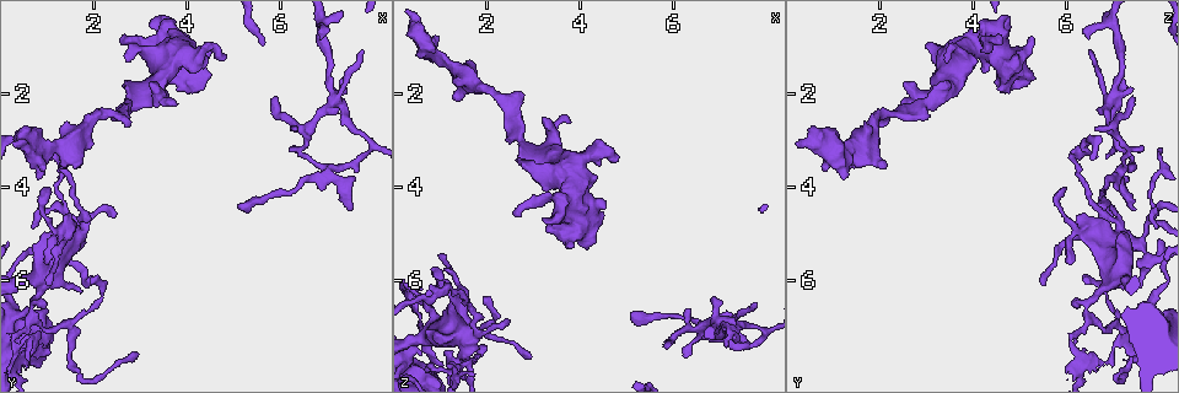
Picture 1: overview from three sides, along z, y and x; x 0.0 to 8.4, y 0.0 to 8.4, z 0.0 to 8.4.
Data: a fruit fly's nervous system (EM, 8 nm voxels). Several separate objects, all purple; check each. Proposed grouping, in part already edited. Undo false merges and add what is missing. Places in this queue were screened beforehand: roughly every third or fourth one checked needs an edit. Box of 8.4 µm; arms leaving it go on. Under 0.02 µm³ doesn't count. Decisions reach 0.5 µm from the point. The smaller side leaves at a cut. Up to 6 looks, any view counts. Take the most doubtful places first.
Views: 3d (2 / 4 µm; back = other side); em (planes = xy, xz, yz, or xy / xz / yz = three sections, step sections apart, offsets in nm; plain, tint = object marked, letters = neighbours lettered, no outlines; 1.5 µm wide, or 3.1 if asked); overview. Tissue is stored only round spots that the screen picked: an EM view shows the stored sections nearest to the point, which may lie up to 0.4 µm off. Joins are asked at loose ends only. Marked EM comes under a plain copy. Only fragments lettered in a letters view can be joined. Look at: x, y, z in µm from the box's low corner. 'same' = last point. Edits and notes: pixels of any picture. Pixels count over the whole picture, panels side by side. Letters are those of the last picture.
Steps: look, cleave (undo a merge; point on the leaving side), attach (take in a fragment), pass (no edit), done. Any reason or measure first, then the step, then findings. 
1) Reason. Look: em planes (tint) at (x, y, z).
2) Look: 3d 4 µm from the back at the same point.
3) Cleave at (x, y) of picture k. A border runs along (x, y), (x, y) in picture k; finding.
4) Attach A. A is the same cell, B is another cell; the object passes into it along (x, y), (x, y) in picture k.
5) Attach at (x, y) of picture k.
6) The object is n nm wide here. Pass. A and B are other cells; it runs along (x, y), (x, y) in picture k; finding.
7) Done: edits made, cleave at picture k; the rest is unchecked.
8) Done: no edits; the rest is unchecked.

Abrupt turn. Look: em planes (tint) at (1.65, 4.75, 7.80).

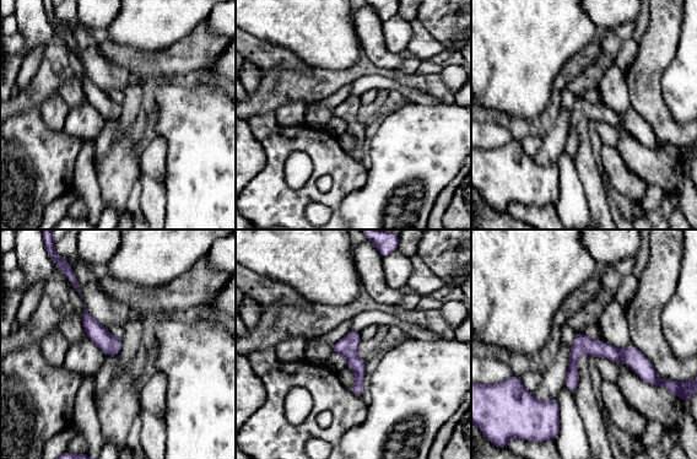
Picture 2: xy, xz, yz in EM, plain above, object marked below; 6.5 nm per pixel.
Look: em planes (letters) at the same point.

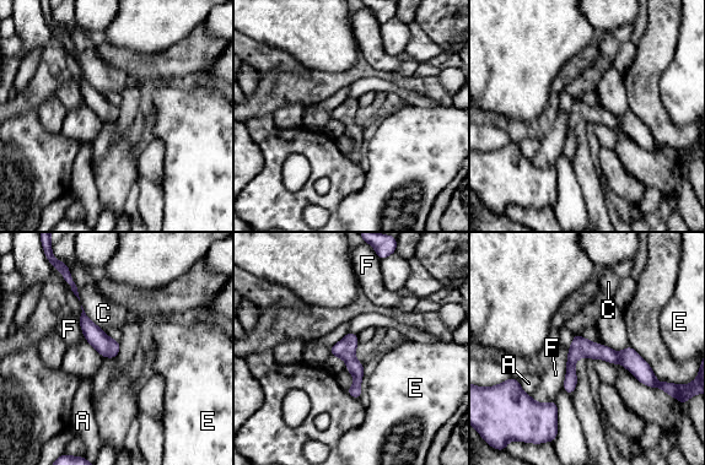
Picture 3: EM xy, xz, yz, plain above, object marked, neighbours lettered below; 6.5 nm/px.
Pass. A, C, E and F are other cells; a border runs along (569, 349), (563, 387) in picture 3; one cell here.

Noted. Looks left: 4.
An open end. Look: em planes (letters) at (2.65, 2.70, 2.10).

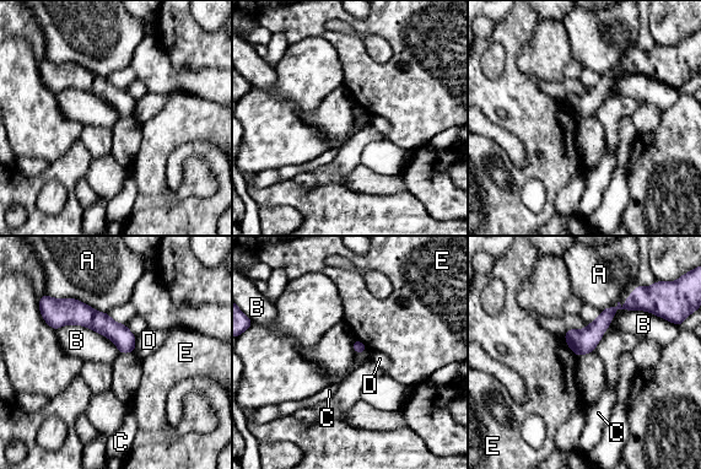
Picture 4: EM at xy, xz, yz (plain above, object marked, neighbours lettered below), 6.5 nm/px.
The longest contact is with B, 460 nm. Pass. A, B, C, D and E are other cells; it runs along (52, 316), (98, 321), (131, 349) in picture 4; no lettered fragment goes on from it.

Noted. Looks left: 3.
Thin end. Look: 3d 2 µm at (0.95, 6.55, 6.20).

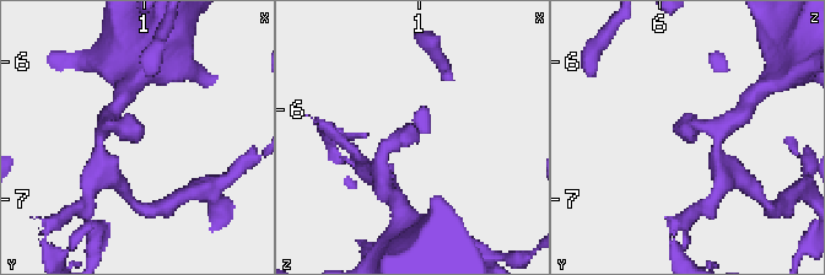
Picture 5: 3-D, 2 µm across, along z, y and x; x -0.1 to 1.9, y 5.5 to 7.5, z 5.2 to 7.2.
3 arms meet here; need the tissue. Look: em planes (tint) at (0.98, 6.56, 6.16).

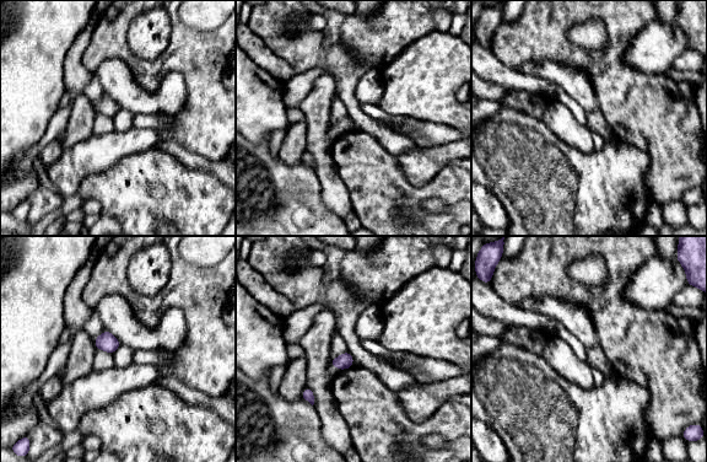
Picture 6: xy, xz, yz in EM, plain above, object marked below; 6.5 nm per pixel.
Look: em planes (letters) at the same point.

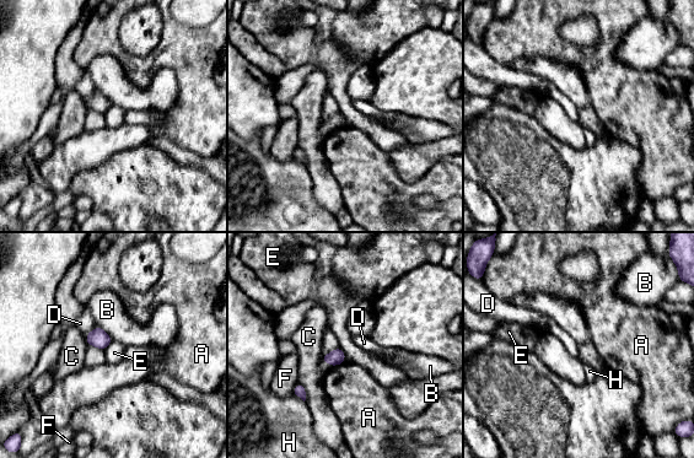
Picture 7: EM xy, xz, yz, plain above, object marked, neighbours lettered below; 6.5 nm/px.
The object is 100 nm wide here; the longest contact is with B, 160 nm. Pass. A, B, C, D, E, F and H are other cells; none of them fits.

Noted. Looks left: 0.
Done: no edits; the rest is unchecked.

